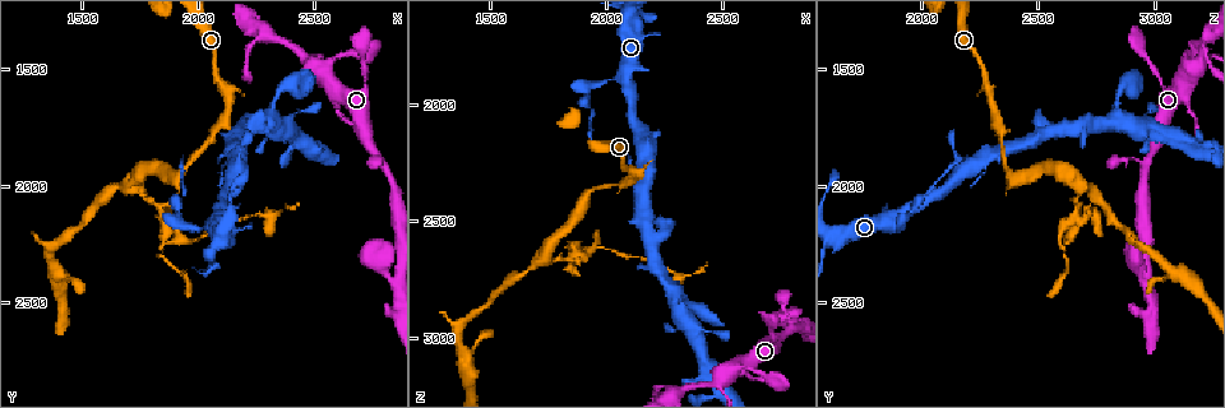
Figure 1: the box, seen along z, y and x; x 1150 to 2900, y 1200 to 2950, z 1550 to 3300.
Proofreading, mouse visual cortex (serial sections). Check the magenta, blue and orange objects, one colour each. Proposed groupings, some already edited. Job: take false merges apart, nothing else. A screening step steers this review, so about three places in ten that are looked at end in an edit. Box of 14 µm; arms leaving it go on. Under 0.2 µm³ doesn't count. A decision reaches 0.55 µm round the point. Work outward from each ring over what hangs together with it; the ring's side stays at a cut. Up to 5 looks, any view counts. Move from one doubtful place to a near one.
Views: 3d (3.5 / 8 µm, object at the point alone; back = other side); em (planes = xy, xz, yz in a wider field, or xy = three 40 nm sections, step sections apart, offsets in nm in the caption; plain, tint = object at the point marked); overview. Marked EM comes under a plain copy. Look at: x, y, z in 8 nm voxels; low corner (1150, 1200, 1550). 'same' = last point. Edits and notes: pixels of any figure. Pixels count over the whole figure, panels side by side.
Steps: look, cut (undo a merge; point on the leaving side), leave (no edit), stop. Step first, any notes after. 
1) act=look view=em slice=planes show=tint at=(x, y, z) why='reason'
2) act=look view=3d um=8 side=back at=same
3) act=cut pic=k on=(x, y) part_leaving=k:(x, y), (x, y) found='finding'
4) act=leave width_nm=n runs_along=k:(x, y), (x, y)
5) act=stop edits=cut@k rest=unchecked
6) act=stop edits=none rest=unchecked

act=look view=3d um=8 at=(2040, 2170, 1880) why='sudden change in width'

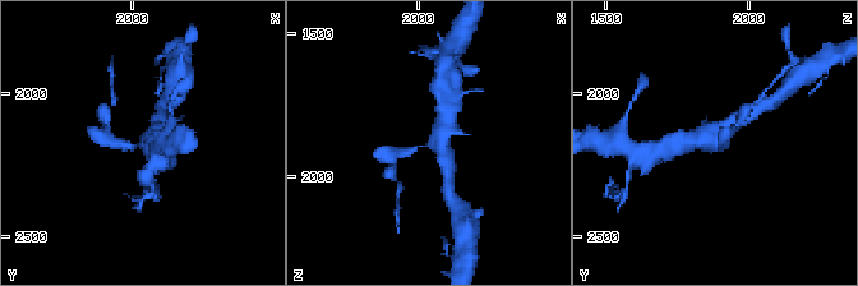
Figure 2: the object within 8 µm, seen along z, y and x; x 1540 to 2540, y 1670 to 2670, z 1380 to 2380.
act=look view=em slice=xy step=5 show=tint at=(2040, 2160, 1890) arms=3 arm_widths_nm=250,400,450 why='need the tissue'

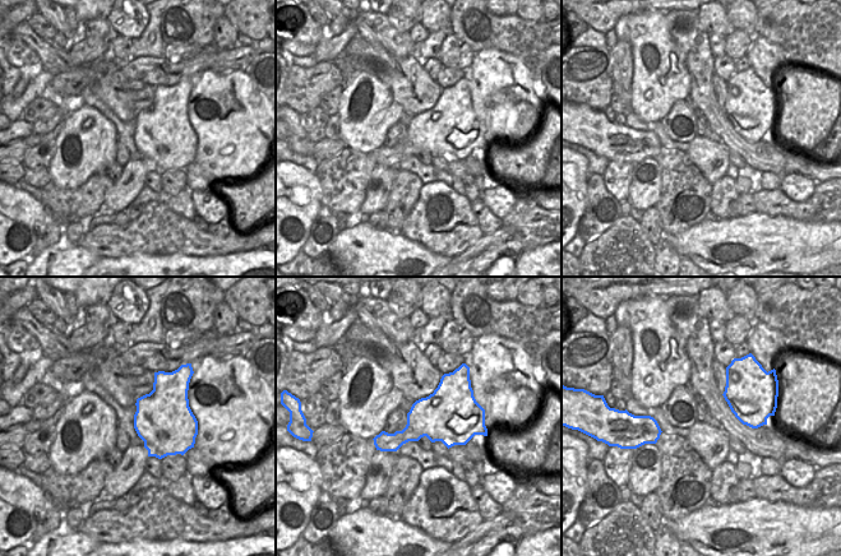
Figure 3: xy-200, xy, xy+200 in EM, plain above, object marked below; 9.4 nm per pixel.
act=cut pic=2 on=(111, 141) part_leaving=2:(129, 146), (105, 137), (105, 115) found='a second cell is stuck on'

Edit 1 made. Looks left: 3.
act=look view=overview

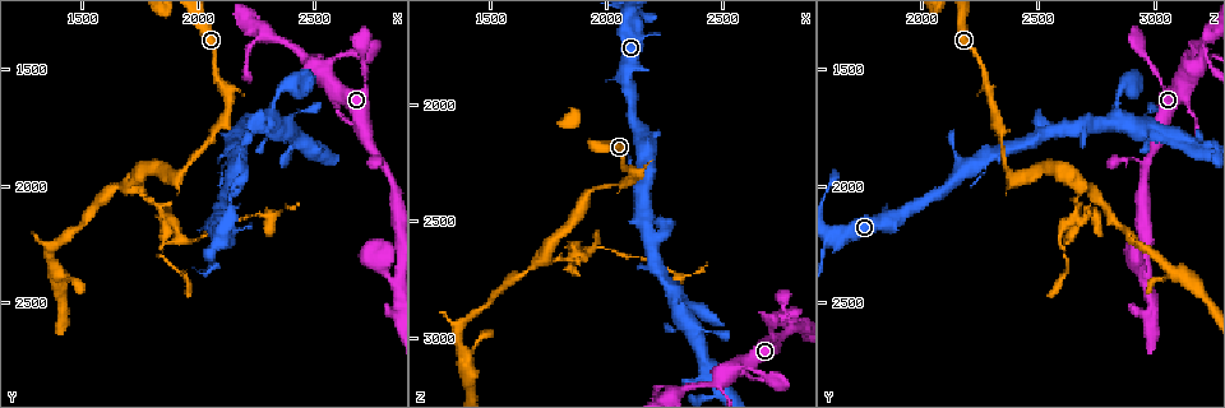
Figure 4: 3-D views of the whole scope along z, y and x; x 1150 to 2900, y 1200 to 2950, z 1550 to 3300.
act=look view=3d um=3.5 at=(2060, 1790, 2340) why='calibre changes'

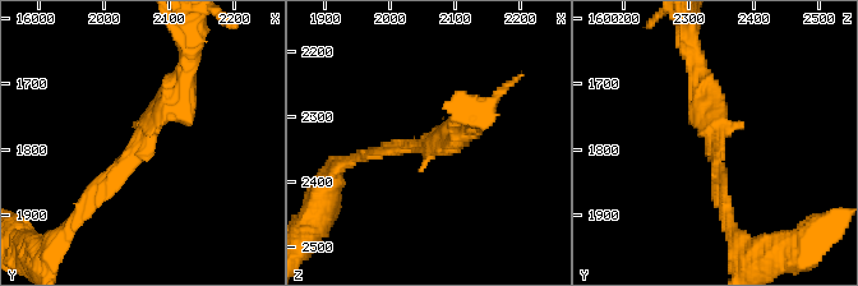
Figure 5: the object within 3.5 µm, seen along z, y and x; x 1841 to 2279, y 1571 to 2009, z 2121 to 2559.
act=look view=em slice=xy step=2 show=tint at=(2065, 1785, 2335) arm_widths_nm=150,300

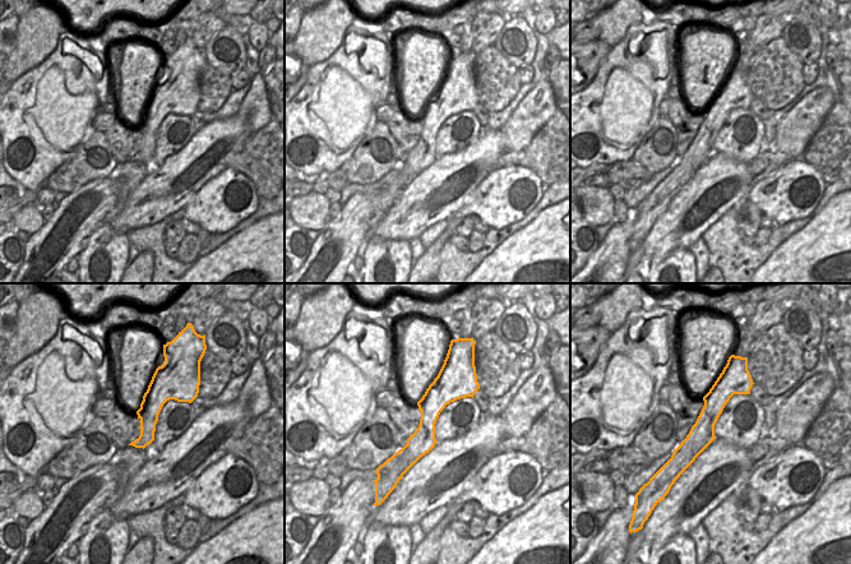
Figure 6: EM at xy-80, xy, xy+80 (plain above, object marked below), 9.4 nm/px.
act=leave runs_along=5:(185, 69), (181, 96), (87, 202) found='continuous, no second cell'

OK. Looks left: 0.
act=stop edits=cut@2 rest=unchecked

